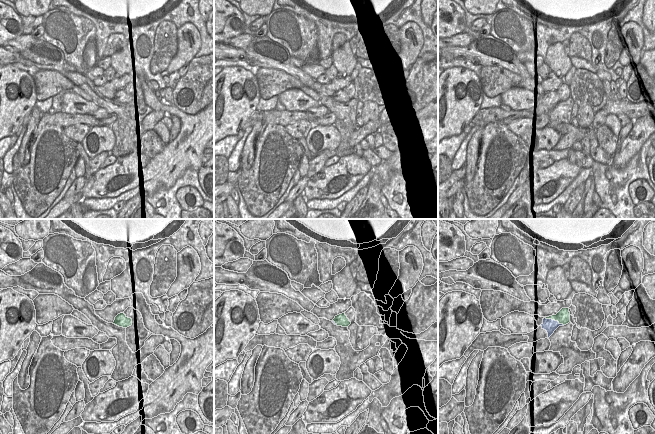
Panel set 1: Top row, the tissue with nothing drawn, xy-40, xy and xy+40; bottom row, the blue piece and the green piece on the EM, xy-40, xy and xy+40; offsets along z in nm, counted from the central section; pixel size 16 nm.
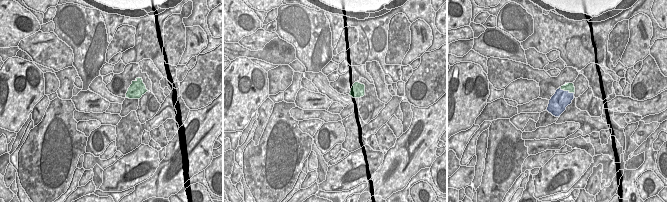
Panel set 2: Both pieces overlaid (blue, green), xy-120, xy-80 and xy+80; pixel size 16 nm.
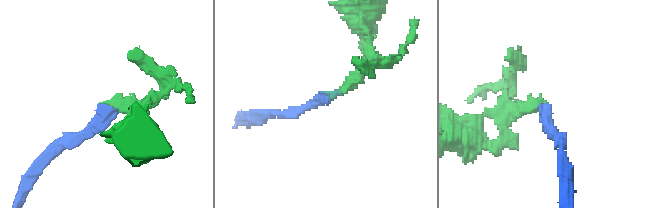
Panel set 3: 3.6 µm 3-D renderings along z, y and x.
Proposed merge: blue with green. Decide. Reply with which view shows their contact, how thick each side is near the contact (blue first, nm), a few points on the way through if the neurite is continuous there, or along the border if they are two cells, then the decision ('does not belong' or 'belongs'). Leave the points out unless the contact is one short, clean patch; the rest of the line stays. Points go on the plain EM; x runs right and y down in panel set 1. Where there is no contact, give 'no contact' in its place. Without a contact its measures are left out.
xy+40 | 200/220 nm | along xy+40 (545, 93), (557, 96), (563, 101) | does not belong

